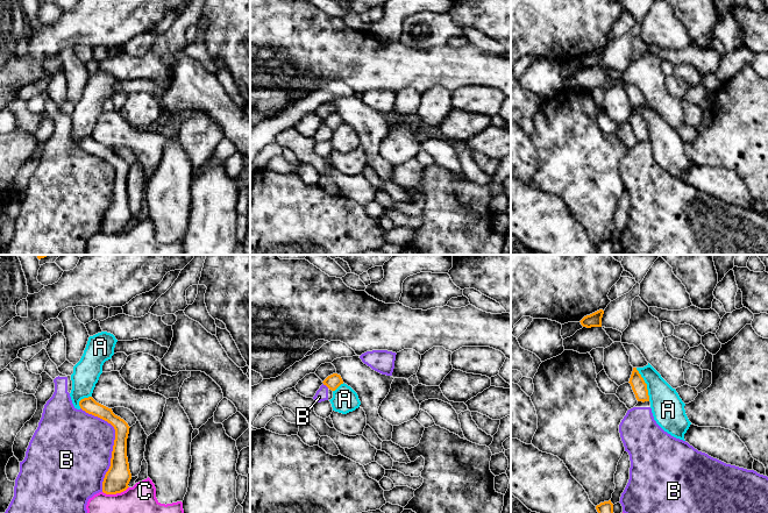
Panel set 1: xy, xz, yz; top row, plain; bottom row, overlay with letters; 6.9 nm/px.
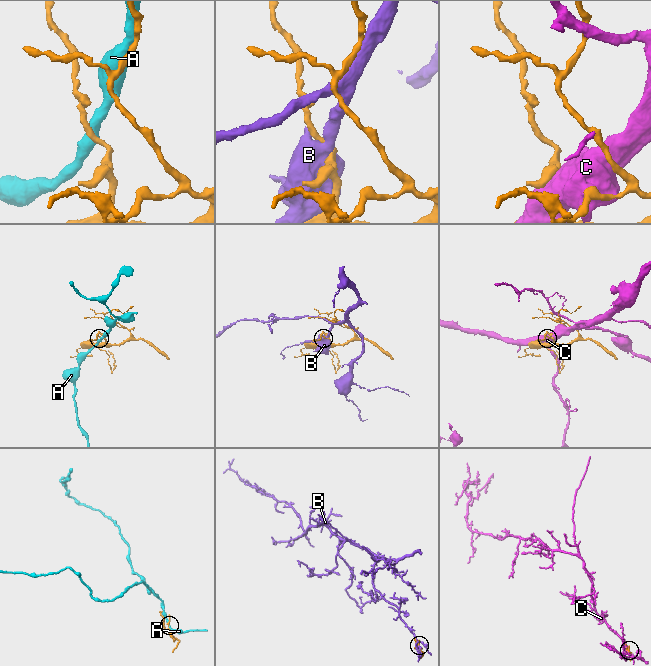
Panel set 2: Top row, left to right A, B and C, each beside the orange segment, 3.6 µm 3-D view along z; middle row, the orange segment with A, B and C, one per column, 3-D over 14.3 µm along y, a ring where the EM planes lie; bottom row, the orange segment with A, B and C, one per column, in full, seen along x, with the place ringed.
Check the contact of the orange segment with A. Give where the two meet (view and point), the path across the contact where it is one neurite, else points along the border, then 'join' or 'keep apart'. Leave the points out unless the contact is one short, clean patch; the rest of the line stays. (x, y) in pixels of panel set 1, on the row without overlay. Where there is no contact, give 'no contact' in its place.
meets orange in yz at (646, 123); border along yz (635, 107), (646, 123), (649, 140); keep apart

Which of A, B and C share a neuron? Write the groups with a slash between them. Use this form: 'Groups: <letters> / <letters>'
Groups: A / B / C

